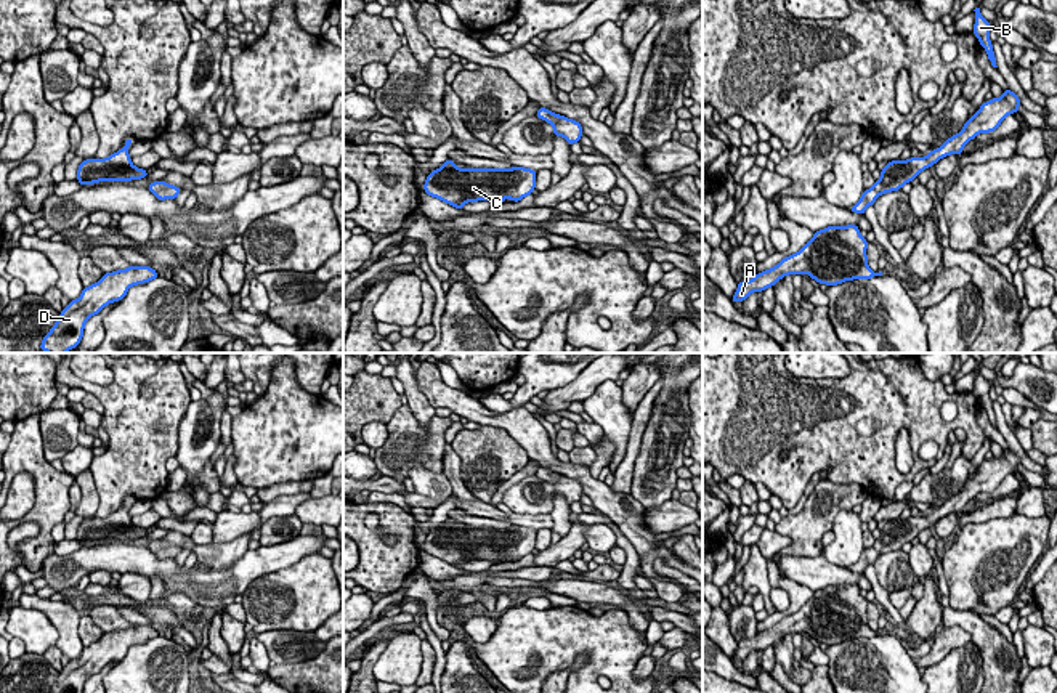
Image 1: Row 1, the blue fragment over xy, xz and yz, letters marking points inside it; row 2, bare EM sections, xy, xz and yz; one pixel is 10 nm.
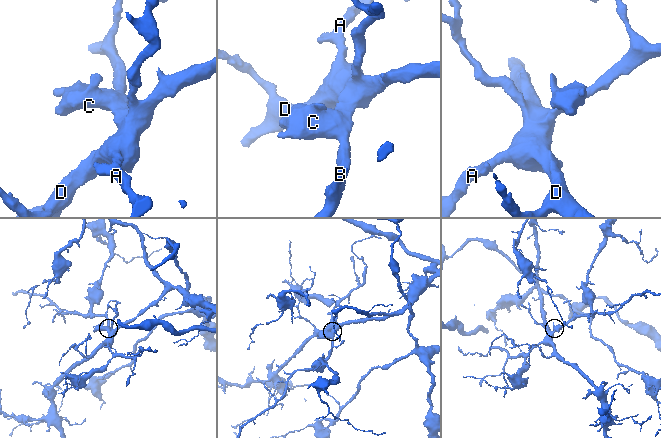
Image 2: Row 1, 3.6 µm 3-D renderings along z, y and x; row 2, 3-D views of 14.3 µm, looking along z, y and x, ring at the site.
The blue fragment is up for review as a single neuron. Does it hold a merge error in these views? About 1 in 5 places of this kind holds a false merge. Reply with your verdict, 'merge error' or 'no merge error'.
no merge error

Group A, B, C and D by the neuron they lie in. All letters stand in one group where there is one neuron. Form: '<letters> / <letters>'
A B C D

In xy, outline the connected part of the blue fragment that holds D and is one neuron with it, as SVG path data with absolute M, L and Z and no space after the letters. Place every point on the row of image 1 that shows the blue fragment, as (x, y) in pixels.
M133 266L104 273L103 278L83 287L77 300L71 300L59 313L58 321L43 337L40 351L67 353L74 350L83 337L85 322L98 314L112 302L120 302L132 286L146 284L159 278L159 273L151 266Z

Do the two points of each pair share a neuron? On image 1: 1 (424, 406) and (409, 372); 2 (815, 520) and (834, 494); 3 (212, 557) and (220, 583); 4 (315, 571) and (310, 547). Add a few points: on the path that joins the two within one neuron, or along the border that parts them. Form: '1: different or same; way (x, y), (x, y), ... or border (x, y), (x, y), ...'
1: same; way (416, 398), (409, 380)
2: same; way (818, 514), (828, 501)
3: different; border (247, 549), (228, 567), (206, 568), (198, 565)
4: different; border (318, 552), (307, 554), (278, 571)

